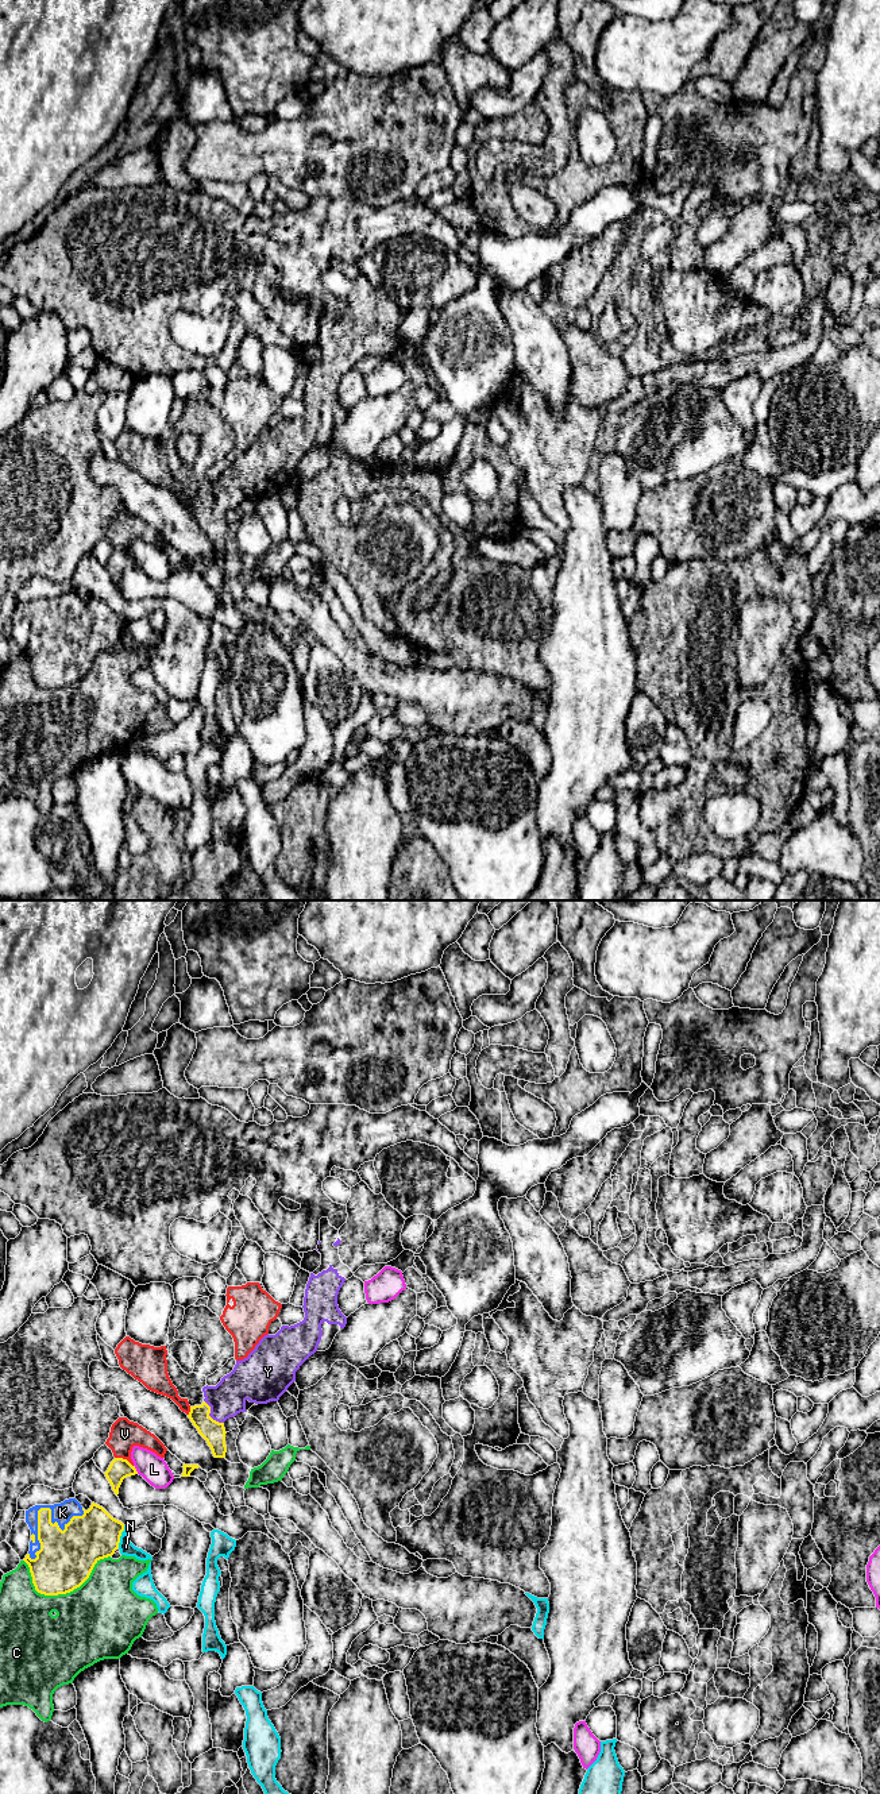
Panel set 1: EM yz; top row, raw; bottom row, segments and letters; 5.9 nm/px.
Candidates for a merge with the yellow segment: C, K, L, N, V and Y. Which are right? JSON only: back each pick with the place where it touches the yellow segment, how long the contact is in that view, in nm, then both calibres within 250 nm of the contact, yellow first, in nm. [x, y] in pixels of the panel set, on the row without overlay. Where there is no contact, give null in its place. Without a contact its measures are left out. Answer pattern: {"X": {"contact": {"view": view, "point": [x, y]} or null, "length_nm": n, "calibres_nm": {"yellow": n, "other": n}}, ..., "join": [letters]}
{"K": {"contact": {"view": "yz", "point": [43, 601]}, "length_nm": 440, "calibres_nm": {"yellow": 220, "other": 120}}, "Y": {"contact": {"view": "yz", "point": [208, 508]}, "length_nm": 180, "calibres_nm": {"yellow": 140, "other": 220}}, "join": ["K", "Y"]}

